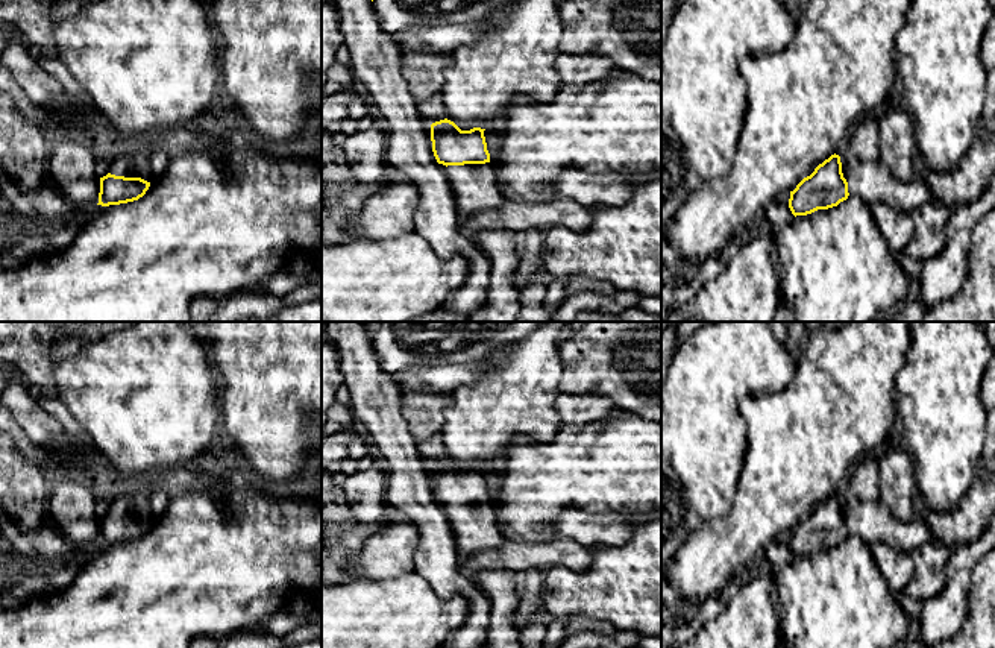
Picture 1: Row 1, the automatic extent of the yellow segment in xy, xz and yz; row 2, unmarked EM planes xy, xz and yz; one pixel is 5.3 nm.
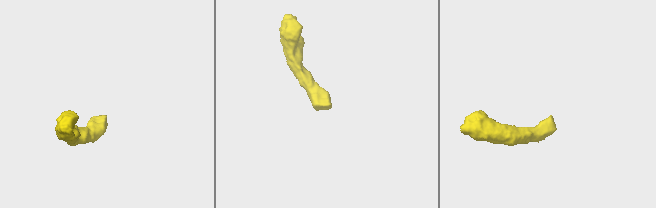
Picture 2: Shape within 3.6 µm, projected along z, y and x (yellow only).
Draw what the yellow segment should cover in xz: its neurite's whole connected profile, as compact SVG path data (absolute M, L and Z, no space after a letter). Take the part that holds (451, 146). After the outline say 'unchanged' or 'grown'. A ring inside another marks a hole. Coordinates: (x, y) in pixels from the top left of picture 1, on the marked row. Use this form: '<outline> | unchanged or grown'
M447 118L431 124L432 152L437 162L446 167L446 176L458 205L460 219L496 208L505 202L504 193L498 187L494 165L490 162L484 131L481 127L461 131Z | grown

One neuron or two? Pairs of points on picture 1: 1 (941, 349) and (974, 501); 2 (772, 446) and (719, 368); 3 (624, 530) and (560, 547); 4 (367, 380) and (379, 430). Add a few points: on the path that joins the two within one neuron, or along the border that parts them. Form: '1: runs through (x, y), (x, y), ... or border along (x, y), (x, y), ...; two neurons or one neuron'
1: border along (979, 474), (965, 498), (947, 512); two neurons
2: border along (775, 392), (740, 399), (745, 434); two neurons
3: border along (557, 537), (569, 537), (593, 548); two neurons
4: runs through (373, 392), (375, 410), (379, 418); one neuron

